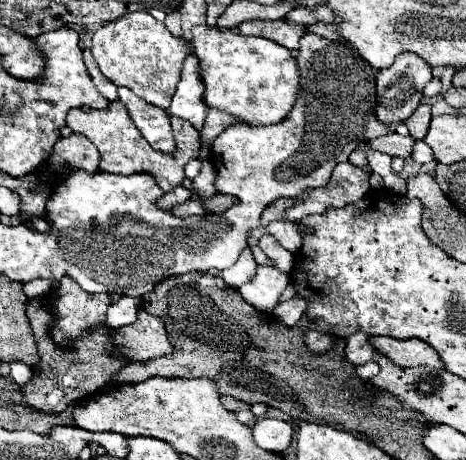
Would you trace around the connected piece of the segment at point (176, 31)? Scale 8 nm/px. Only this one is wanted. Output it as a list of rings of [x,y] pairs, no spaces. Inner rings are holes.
[[[176,9],[176,13],[168,13],[164,19],[164,25],[168,27],[168,31],[176,37],[182,37],[182,19],[180,19],[180,11]]]

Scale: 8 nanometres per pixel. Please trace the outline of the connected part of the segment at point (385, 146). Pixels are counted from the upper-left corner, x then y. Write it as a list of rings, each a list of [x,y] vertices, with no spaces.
[[[390,133],[390,135],[384,135],[380,139],[374,139],[370,141],[372,143],[372,149],[374,151],[380,151],[380,153],[386,153],[386,155],[398,155],[398,157],[410,157],[412,153],[412,143],[414,139],[412,137],[404,137],[404,135],[398,135],[398,133]]]

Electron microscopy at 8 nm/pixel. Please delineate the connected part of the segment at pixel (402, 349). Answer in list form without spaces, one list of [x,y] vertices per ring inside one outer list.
[[[374,337],[370,339],[374,349],[382,355],[386,355],[390,361],[398,363],[400,367],[418,367],[418,365],[428,365],[434,369],[444,369],[442,359],[438,353],[424,343],[422,339],[392,339],[392,337]]]

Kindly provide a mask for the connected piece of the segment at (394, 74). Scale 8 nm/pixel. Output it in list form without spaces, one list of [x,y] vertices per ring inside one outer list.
[[[416,53],[398,55],[390,67],[380,69],[376,73],[376,95],[378,95],[376,117],[382,123],[396,123],[396,121],[408,119],[414,113],[414,109],[420,105],[422,89],[430,79],[432,79],[432,67],[426,65],[422,57],[418,57]]]

